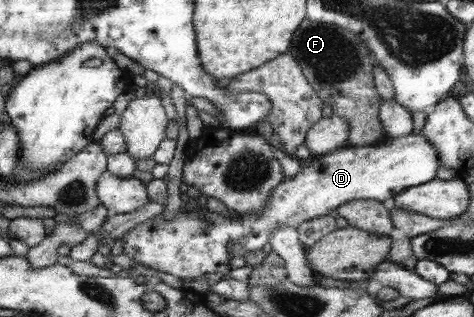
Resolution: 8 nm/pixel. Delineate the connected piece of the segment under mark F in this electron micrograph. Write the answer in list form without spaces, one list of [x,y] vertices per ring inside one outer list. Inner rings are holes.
[[[307,16],[300,28],[293,34],[294,58],[302,66],[302,72],[308,79],[314,92],[326,106],[350,124],[348,145],[379,145],[387,139],[382,127],[380,106],[383,99],[378,94],[376,80],[373,78],[374,58],[364,40],[354,31],[327,22],[310,20]]]

